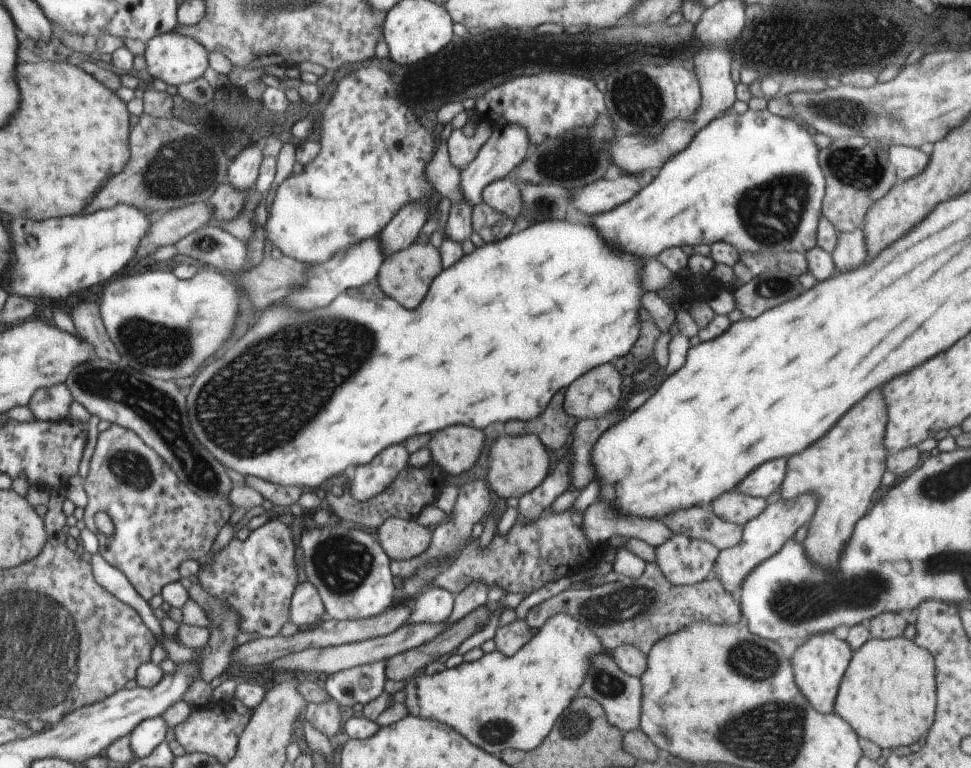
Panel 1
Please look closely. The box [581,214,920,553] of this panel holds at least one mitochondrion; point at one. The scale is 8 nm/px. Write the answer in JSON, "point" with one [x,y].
{"point":[771,285]}

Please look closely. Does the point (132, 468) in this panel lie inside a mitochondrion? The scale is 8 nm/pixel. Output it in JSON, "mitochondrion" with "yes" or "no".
{"mitochondrion":"yes"}

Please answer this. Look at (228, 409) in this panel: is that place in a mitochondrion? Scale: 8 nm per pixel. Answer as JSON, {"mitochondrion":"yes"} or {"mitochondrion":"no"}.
{"mitochondrion":"yes"}

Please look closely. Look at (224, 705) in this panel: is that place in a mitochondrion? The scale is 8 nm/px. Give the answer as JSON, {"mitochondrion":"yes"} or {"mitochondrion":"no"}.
{"mitochondrion":"no"}

